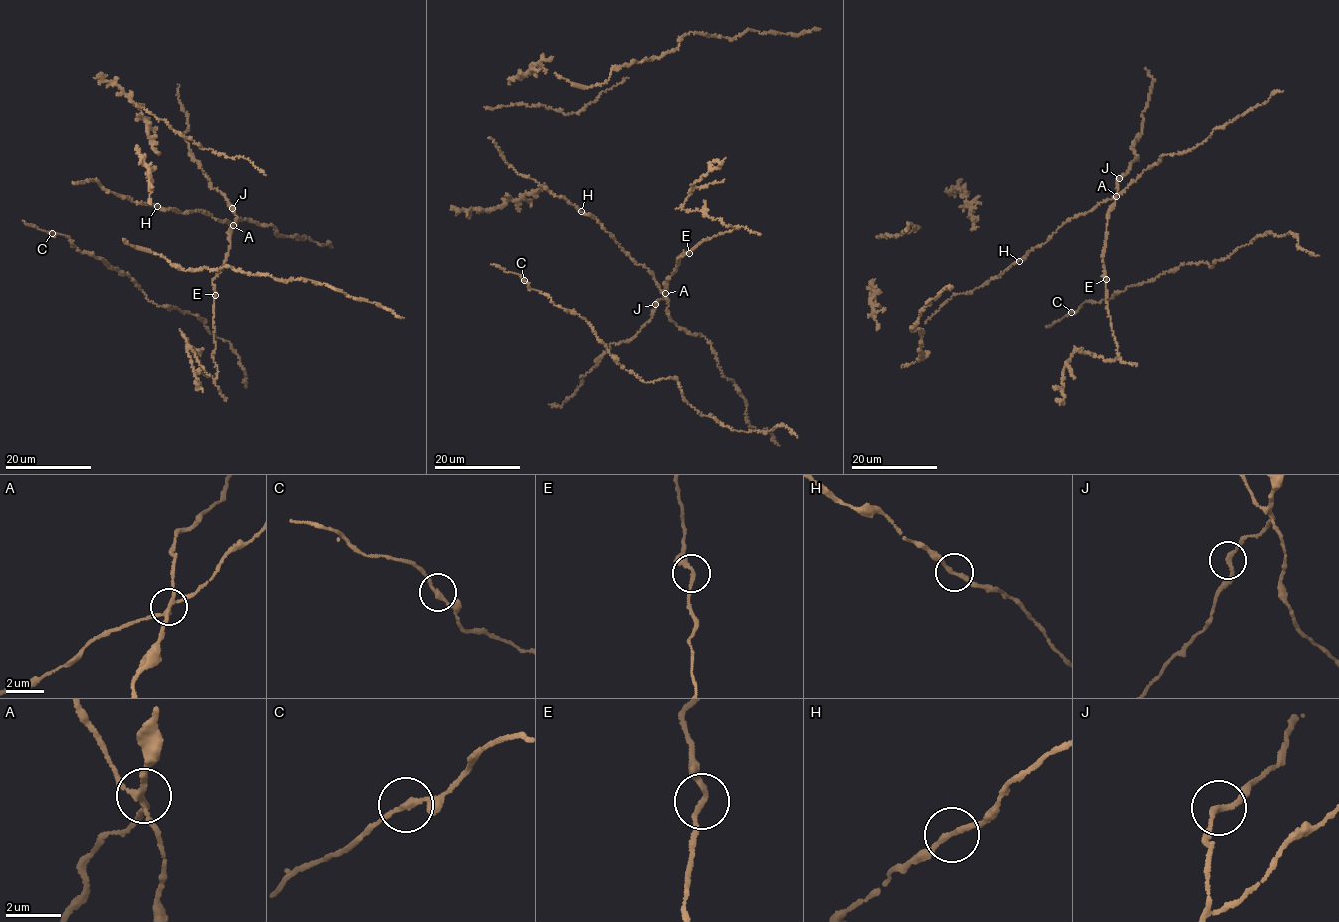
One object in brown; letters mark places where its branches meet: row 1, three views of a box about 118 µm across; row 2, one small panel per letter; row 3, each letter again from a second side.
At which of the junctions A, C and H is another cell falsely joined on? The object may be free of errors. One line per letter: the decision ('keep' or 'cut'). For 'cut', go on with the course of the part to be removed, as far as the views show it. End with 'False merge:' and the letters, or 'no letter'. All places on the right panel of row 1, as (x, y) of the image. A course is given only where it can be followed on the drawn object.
A: cut; foreign part runs (1116, 195), (1102, 256), (1107, 311), (1119, 358), (1107, 361), (1076, 349), (1063, 370), (1064, 397), (1057, 400)
C: keep
H: keep
False merge: A

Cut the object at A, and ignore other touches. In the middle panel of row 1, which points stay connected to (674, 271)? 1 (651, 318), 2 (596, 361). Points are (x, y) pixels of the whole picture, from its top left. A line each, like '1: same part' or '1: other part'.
1: same part
2: same part

